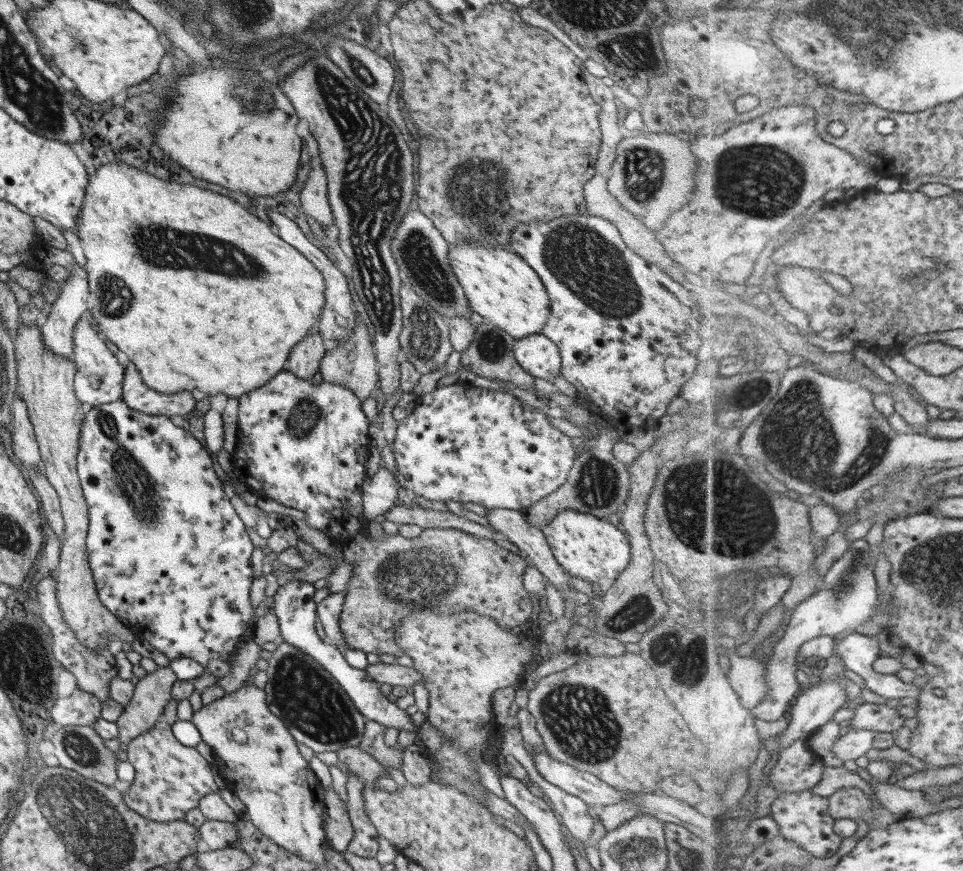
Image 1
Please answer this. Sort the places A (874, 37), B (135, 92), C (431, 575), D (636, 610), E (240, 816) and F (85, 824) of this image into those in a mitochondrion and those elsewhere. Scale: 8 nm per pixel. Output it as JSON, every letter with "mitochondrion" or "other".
{"A":"mitochondrion","B":"other","C":"mitochondrion","D":"mitochondrion","E":"other","F":"mitochondrion"}

